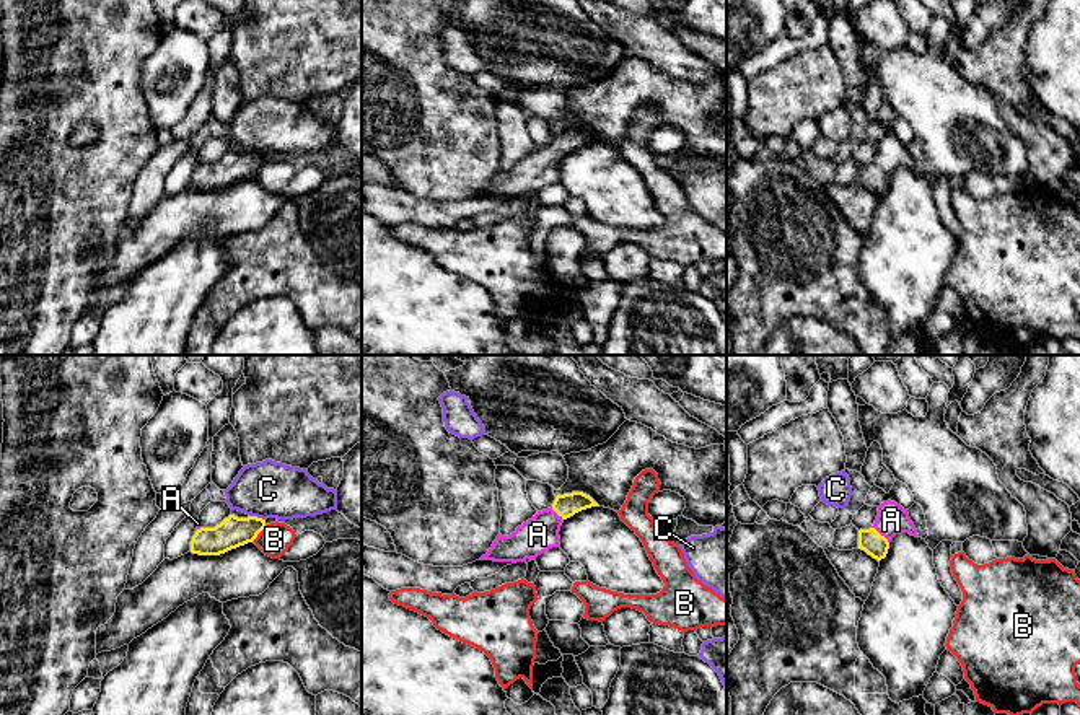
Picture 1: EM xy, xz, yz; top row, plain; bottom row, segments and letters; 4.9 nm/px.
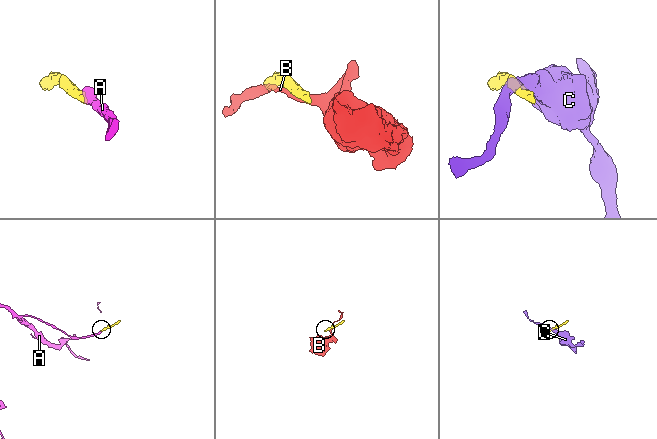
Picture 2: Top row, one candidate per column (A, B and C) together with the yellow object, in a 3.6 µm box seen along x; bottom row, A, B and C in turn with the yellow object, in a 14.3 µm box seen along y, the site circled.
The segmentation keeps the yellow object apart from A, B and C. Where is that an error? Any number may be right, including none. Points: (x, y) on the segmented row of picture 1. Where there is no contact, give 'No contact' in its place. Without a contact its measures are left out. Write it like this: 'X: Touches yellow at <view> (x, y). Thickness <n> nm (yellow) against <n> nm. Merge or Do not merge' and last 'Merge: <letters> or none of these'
A: Touches yellow at yz (880, 535). Thickness 120 nm (yellow) against 150 nm. Merge
B: Touches yellow at xy (259, 531). Thickness 150 nm (yellow) against 160 nm. Do not merge
C: Touches yellow at xy (256, 517). Thickness 150 nm (yellow) against 280 nm. Do not merge
Merge: A

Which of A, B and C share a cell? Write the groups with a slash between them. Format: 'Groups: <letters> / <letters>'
Groups: A / B / C

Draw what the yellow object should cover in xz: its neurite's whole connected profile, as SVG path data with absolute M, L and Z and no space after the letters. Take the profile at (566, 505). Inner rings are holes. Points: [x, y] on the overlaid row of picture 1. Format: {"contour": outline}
{"contour": "M583 492L557 495L551 508L538 511L531 520L518 526L515 533L510 536L498 534L489 552L479 560L534 560L542 552L560 547L559 531L567 518L591 507L599 505Z"}

